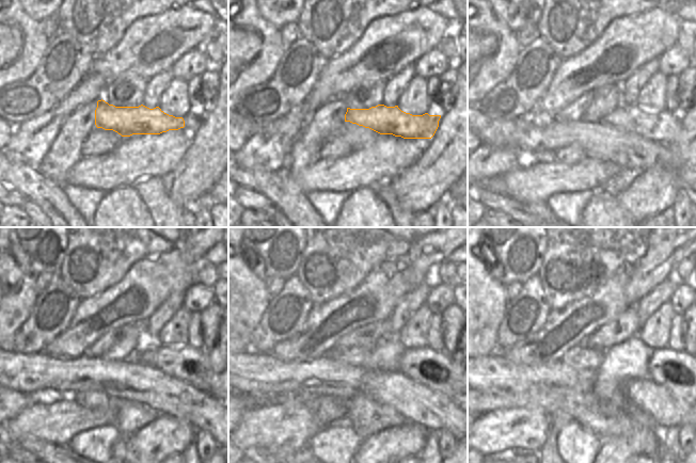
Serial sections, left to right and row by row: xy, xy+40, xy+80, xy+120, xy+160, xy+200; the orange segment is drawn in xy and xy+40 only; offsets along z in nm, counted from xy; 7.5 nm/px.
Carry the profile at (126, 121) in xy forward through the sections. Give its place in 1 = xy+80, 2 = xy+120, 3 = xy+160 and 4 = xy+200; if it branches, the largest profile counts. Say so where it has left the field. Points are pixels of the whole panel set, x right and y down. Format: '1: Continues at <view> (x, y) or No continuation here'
1: Continues at xy+80 (663, 127)
2: Continues at xy+120 (185, 363)
3: Continues at xy+160 (436, 370)
4: Continues at xy+200 (680, 372)

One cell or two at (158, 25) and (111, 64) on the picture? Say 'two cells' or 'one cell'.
one cell

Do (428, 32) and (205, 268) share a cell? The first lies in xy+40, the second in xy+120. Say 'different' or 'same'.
different

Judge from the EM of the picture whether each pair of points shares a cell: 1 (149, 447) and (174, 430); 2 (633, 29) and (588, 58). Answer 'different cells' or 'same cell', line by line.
1: same cell
2: same cell

